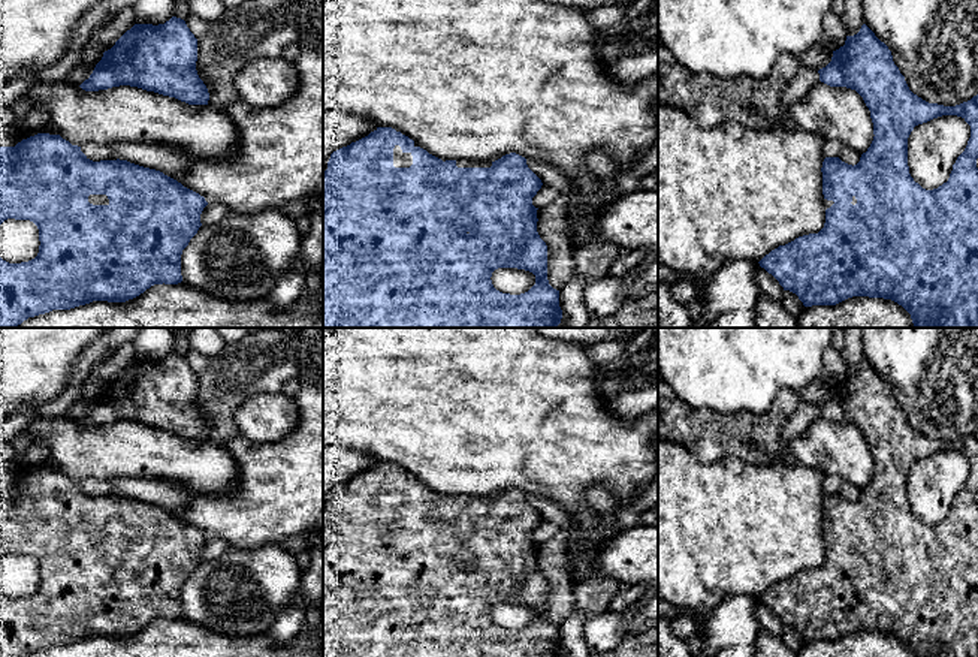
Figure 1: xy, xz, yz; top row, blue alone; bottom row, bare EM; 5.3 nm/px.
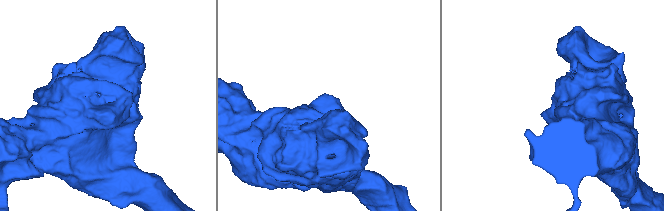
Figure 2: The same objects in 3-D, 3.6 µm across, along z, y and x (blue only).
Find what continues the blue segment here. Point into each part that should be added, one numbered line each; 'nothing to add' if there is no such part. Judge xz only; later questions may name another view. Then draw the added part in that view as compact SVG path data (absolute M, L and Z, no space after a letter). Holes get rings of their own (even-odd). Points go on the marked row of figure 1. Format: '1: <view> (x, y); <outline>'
1: xz (401, 159); M399 145L393 148L393 166L395 168L410 168L413 165L411 153L404 153Z

